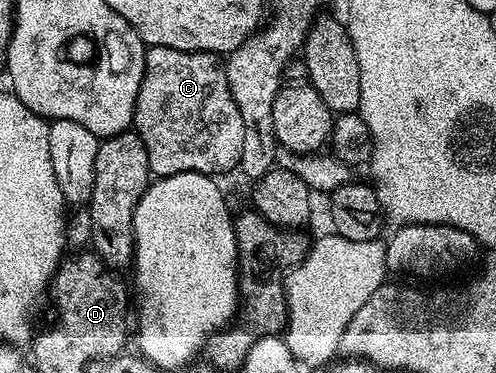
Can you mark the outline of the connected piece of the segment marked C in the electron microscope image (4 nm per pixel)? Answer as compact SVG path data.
M148 47L133 128L142 137L148 170L157 178L182 172L221 177L239 168L244 140L242 113L234 105L224 63L211 52Z

